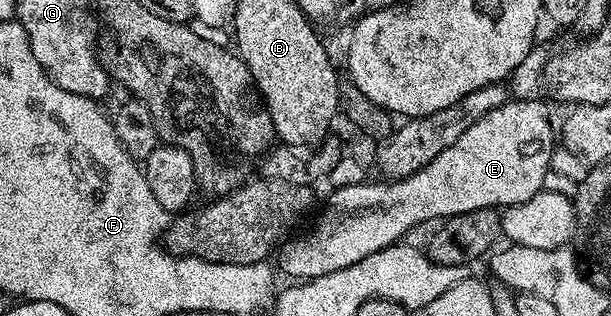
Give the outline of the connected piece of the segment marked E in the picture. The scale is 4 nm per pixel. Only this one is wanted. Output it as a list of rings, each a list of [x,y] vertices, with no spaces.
[[[508,99],[503,106],[483,114],[475,126],[463,130],[439,158],[427,162],[427,166],[420,168],[415,174],[390,179],[389,184],[369,184],[362,182],[334,187],[329,201],[325,204],[325,213],[321,221],[313,228],[310,236],[301,236],[298,240],[289,238],[280,245],[276,253],[276,267],[294,276],[294,281],[304,282],[338,272],[344,268],[355,266],[363,258],[375,254],[379,250],[389,248],[402,239],[404,232],[412,230],[416,224],[424,220],[444,221],[450,216],[467,214],[471,210],[495,208],[504,210],[511,204],[527,202],[536,192],[543,189],[543,178],[551,171],[553,163],[553,149],[555,147],[555,124],[549,121],[549,108],[544,99],[531,100]]]

